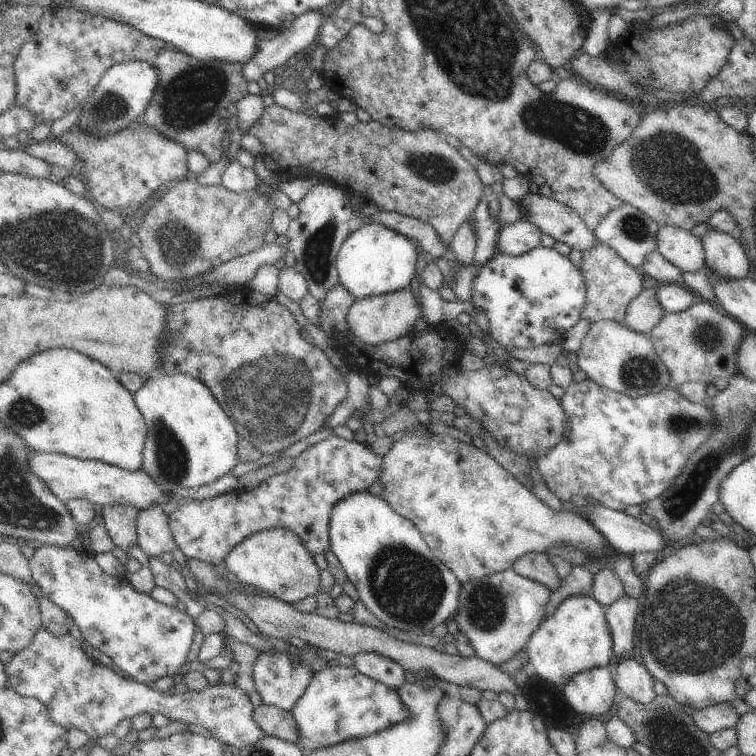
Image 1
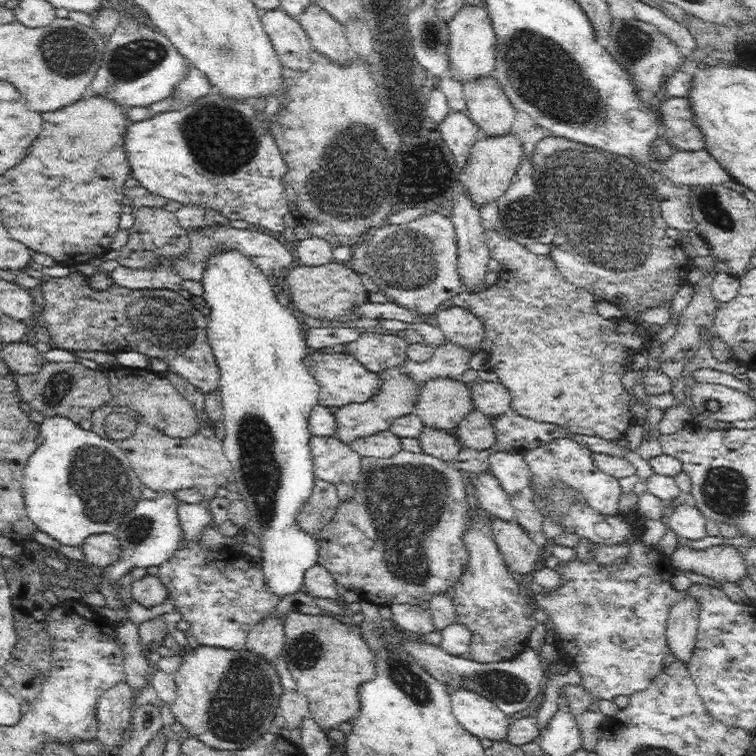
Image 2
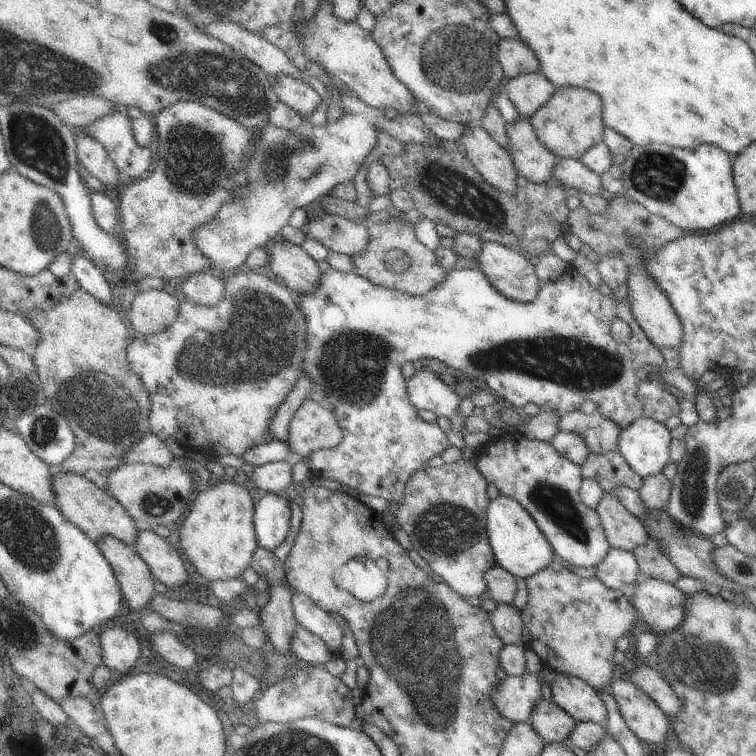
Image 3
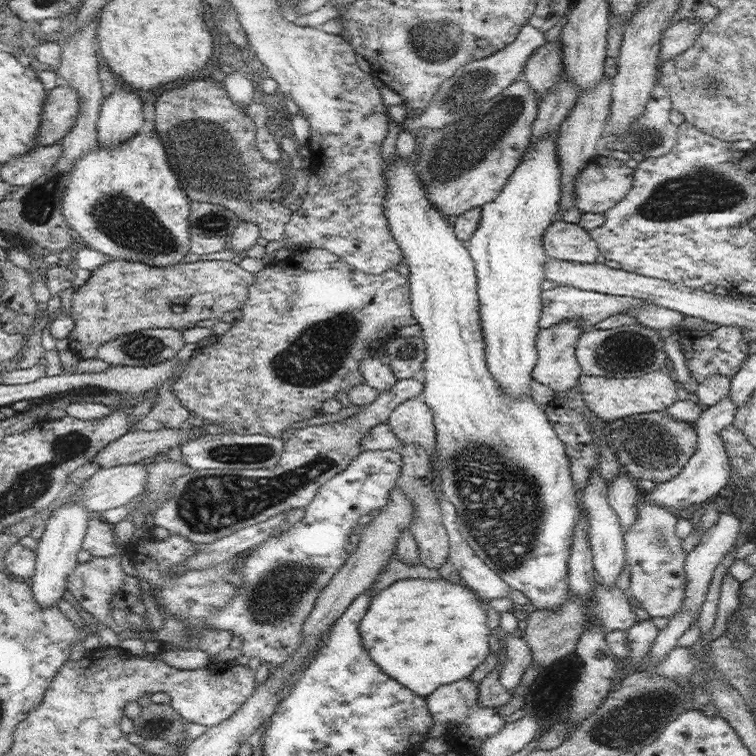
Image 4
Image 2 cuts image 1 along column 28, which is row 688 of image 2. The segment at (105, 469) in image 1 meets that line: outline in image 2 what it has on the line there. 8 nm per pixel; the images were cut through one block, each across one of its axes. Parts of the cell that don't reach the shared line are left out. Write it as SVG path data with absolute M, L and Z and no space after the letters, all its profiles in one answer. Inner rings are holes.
M464 687L449 695L453 716L468 732L479 739L505 740L511 721L498 705Z

